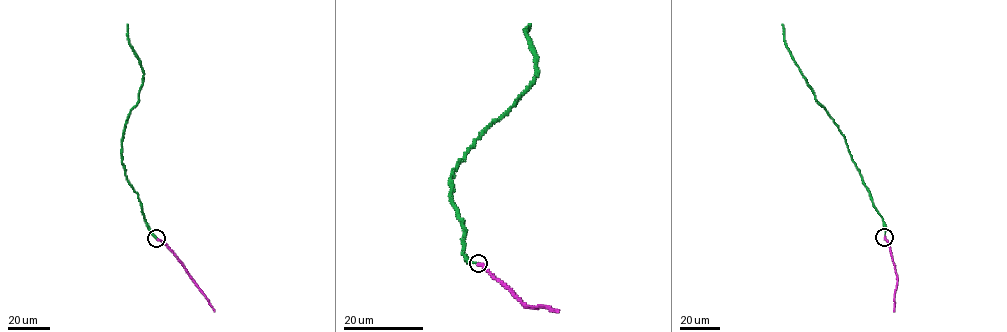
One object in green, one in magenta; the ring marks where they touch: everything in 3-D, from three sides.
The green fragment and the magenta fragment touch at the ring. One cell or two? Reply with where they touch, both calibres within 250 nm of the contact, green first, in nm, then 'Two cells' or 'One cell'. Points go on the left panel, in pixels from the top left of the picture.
Place: (156, 238). Thickness 480 nm (green) against 600 nm. One cell

